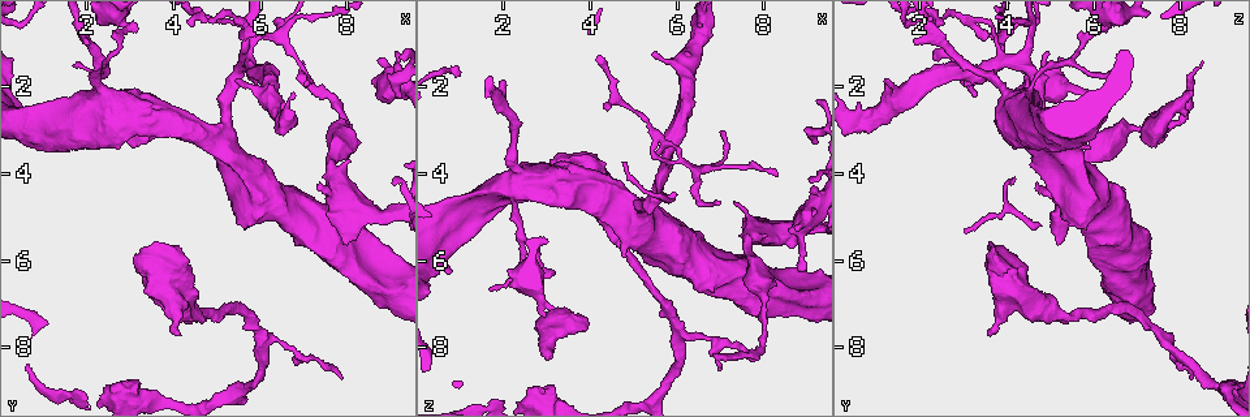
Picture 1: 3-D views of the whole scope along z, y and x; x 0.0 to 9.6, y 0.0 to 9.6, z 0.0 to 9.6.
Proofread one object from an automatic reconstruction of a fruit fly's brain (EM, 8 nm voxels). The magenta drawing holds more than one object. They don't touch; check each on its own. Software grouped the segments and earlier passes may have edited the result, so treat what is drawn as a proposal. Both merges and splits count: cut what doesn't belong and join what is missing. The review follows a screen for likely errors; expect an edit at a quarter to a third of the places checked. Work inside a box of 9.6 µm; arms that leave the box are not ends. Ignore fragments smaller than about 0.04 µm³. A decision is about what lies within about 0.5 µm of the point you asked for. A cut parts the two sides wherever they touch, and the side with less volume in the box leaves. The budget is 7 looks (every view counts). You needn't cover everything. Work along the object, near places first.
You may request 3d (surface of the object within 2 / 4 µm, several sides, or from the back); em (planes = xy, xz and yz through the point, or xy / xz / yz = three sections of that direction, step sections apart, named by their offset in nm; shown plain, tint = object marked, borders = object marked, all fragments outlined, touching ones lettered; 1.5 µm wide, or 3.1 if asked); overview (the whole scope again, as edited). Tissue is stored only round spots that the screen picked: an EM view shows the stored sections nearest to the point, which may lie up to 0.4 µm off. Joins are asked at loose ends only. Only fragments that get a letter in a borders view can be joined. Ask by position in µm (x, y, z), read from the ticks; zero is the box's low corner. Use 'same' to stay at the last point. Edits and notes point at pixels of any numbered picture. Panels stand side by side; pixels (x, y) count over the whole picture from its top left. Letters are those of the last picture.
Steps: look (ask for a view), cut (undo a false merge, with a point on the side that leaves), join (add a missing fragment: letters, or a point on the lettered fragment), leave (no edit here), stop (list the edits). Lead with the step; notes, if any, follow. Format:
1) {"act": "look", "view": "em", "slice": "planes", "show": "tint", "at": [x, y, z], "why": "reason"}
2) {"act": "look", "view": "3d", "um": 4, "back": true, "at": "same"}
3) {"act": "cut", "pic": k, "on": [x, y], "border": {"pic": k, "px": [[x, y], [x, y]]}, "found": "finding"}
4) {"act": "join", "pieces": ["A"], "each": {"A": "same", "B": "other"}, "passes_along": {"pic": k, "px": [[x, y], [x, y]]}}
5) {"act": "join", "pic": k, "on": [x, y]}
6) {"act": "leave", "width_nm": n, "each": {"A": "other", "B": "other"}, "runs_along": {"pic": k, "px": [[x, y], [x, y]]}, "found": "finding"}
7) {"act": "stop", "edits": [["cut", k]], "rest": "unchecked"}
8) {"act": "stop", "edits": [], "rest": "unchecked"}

{"act": "look", "view": "3d", "um": 4, "back": true, "at": [7.35, 4.25, 4.65], "why": "tapers out"}

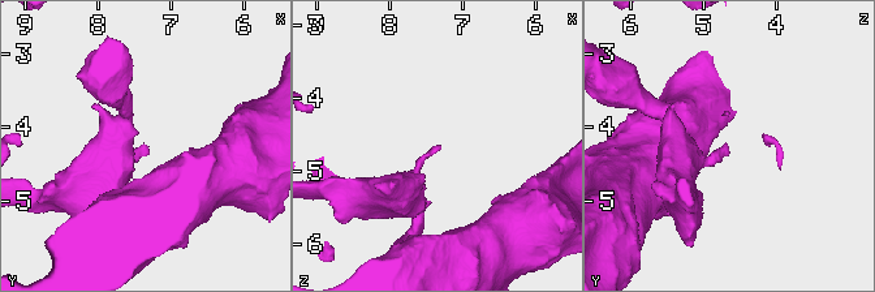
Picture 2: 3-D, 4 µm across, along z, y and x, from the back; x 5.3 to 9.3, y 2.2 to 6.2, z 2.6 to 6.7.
{"act": "look", "view": "em", "slice": "planes", "show": "borders", "at": [7.40, 4.20, 4.65]}

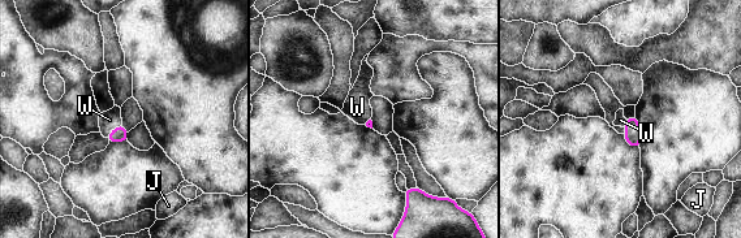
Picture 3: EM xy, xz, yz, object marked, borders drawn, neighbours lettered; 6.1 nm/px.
{"act": "join", "pieces": ["W"], "each": {"J": "other", "W": "same"}, "passes_along": {"pic": 3, "px": [[119, 134], [113, 129], [110, 120]]}, "found": "it goes on there"}

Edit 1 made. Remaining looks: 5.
{"act": "look", "view": "overview"}

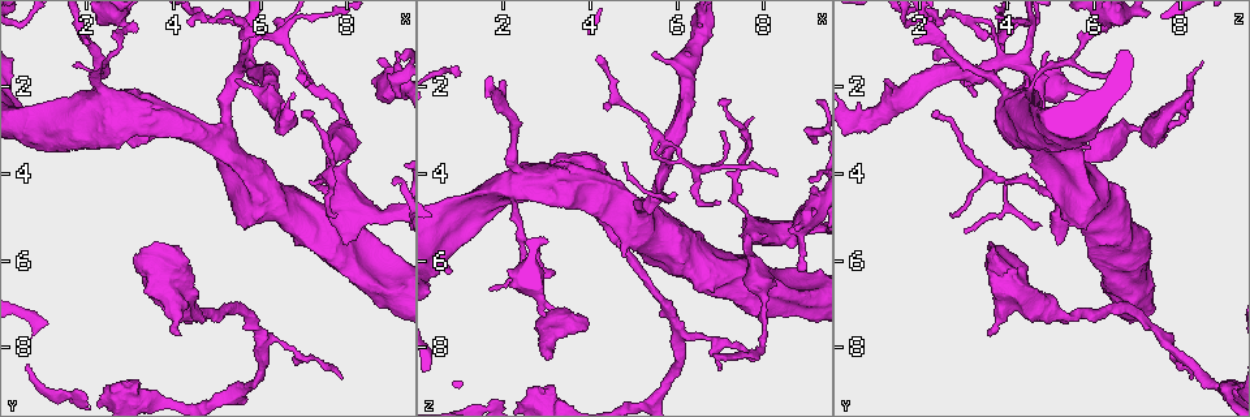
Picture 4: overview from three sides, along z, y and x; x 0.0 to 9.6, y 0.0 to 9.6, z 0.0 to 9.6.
{"act": "look", "view": "3d", "um": 4, "back": true, "at": [7.20, 2.55, 2.30], "why": "tapers out"}

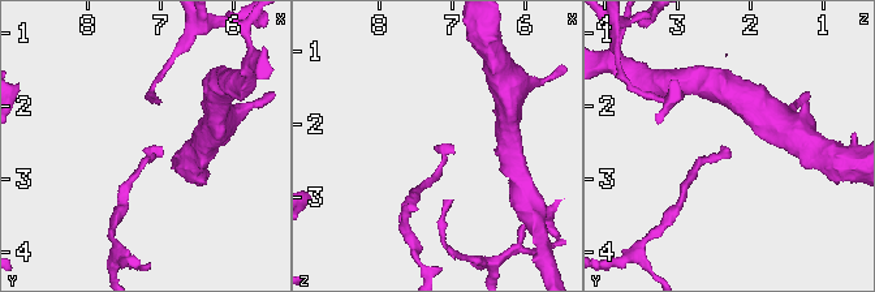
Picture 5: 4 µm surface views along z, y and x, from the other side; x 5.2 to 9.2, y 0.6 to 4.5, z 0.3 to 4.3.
{"act": "look", "view": "em", "slice": "planes", "show": "borders", "at": [7.25, 2.60, 2.30]}

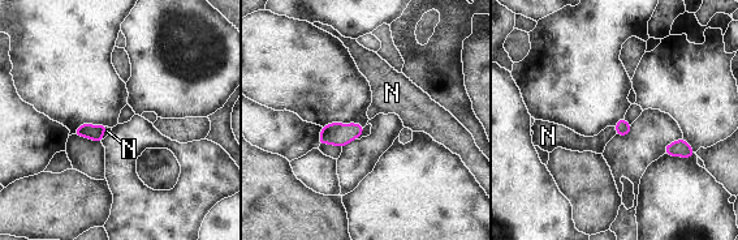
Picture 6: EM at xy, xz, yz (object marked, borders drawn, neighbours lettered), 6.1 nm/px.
{"act": "leave", "width_nm": 90, "each": {"N": "other"}, "border": {"pic": 6, "px": [[613, 127], [617, 133]]}, "found": "no lettered fragment goes on from it"}

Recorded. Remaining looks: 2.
{"act": "look", "view": "em", "slice": "planes", "show": "borders", "at": [2.20, 1.60, 4.80], "why": "calibre changes"}

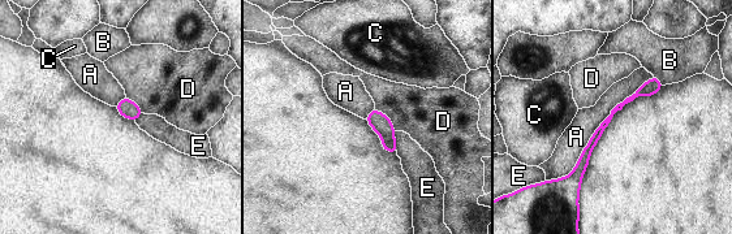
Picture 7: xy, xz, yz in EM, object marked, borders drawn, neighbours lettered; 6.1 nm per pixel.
{"act": "leave", "each": {"A": "other", "B": "other", "C": "other", "D": "other", "E": "other"}, "border": {"pic": 7, "px": [[653, 76], [611, 111], [562, 178]]}, "found": "all the same cell"}

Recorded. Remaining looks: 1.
{"act": "stop", "edits": [["join", 3]], "rest": "unchecked"}

